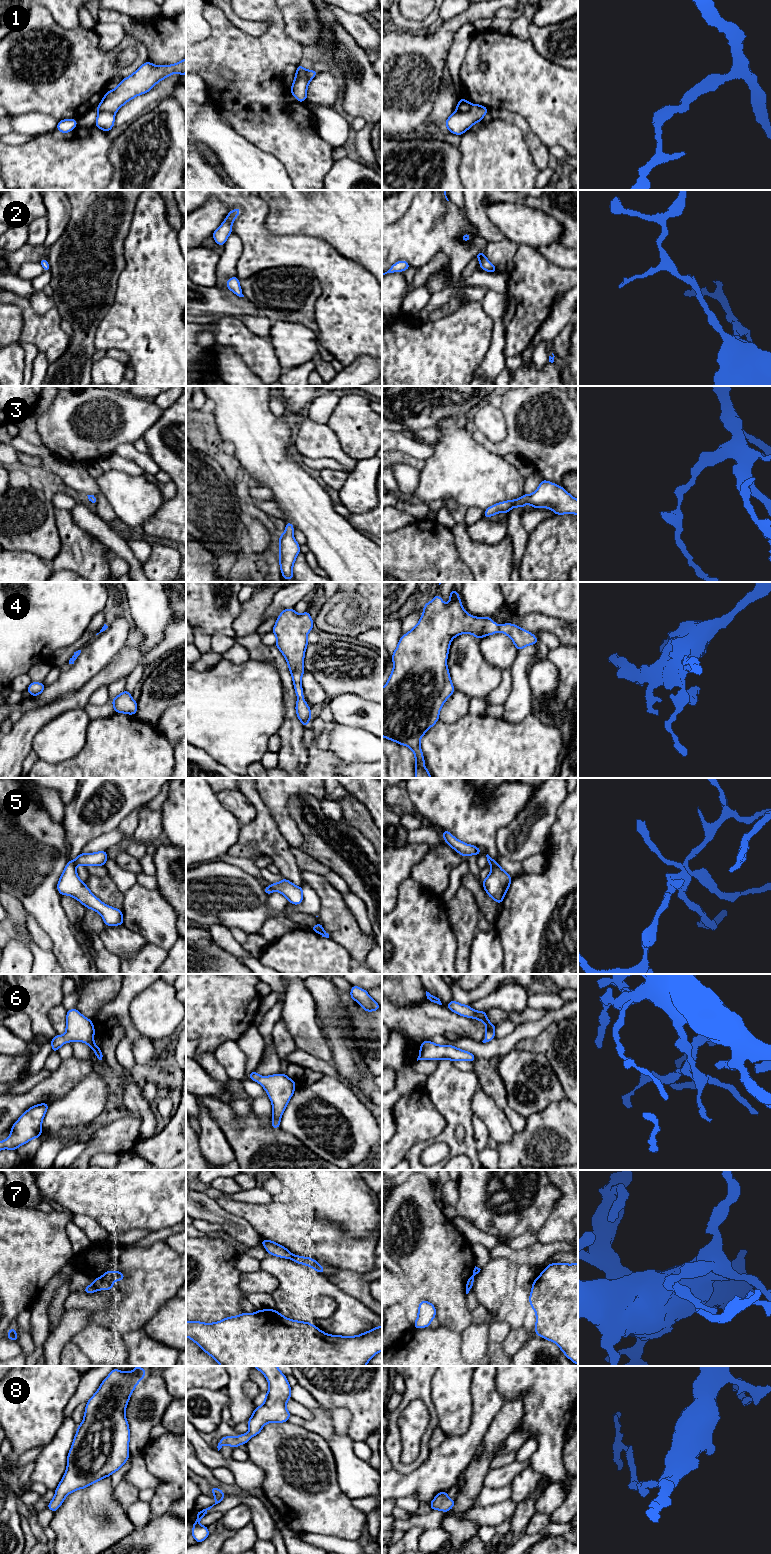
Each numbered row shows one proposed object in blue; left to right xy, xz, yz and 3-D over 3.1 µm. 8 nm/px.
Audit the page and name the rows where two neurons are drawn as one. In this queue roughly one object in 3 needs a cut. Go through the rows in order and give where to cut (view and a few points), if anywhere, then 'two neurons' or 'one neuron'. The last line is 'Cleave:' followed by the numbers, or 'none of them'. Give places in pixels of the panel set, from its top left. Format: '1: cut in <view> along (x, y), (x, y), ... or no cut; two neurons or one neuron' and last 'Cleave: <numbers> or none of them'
1: cut in yz along (471, 105), (466, 111), (458, 111); two neurons
2: no cut; one neuron
3: no cut; one neuron
4: no cut; one neuron
5: cut in xy along (73, 860), (77, 864); two neurons
6: no cut; one neuron
7: cut in xy along (93, 1284), (97, 1289); two neurons
8: no cut; one neuron
Cleave: 1, 5, 7

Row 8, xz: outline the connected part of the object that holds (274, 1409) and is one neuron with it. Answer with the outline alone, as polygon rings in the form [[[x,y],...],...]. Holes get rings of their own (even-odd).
[[[253,1366],[261,1371],[269,1383],[269,1390],[265,1395],[264,1403],[255,1407],[253,1414],[247,1421],[249,1430],[247,1434],[239,1434],[238,1437],[225,1436],[218,1443],[218,1451],[227,1444],[232,1448],[246,1444],[251,1437],[259,1434],[264,1425],[270,1422],[287,1422],[291,1414],[286,1408],[286,1403],[291,1399],[291,1386],[286,1375],[277,1366]]]

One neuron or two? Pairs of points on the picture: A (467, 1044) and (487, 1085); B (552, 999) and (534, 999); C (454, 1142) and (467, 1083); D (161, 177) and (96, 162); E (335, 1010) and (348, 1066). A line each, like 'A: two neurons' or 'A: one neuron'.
A: two neurons
B: one neuron
C: one neuron
D: two neurons
E: one neuron

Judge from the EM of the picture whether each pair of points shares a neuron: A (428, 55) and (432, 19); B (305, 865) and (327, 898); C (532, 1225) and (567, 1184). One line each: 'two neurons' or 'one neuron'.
A: two neurons
B: two neurons
C: two neurons

